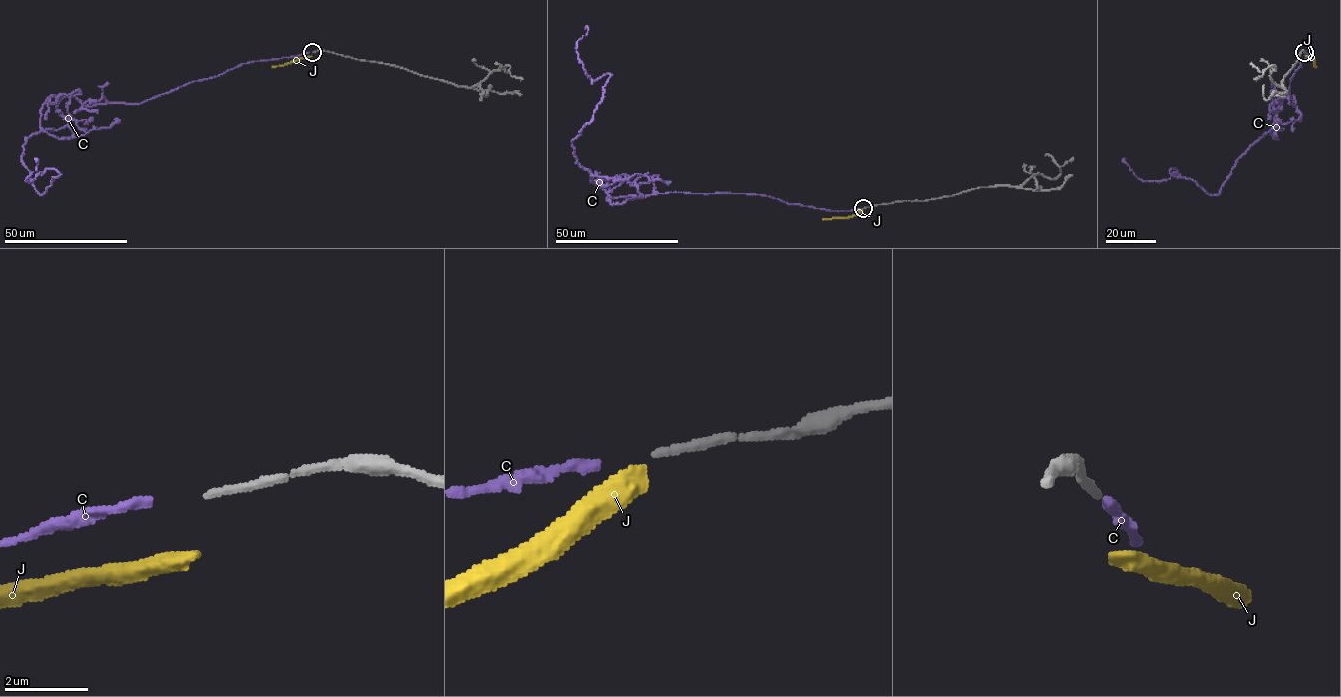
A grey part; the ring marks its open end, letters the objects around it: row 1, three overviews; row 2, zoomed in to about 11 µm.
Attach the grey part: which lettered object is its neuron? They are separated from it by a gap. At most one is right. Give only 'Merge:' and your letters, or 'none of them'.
Merge: C

